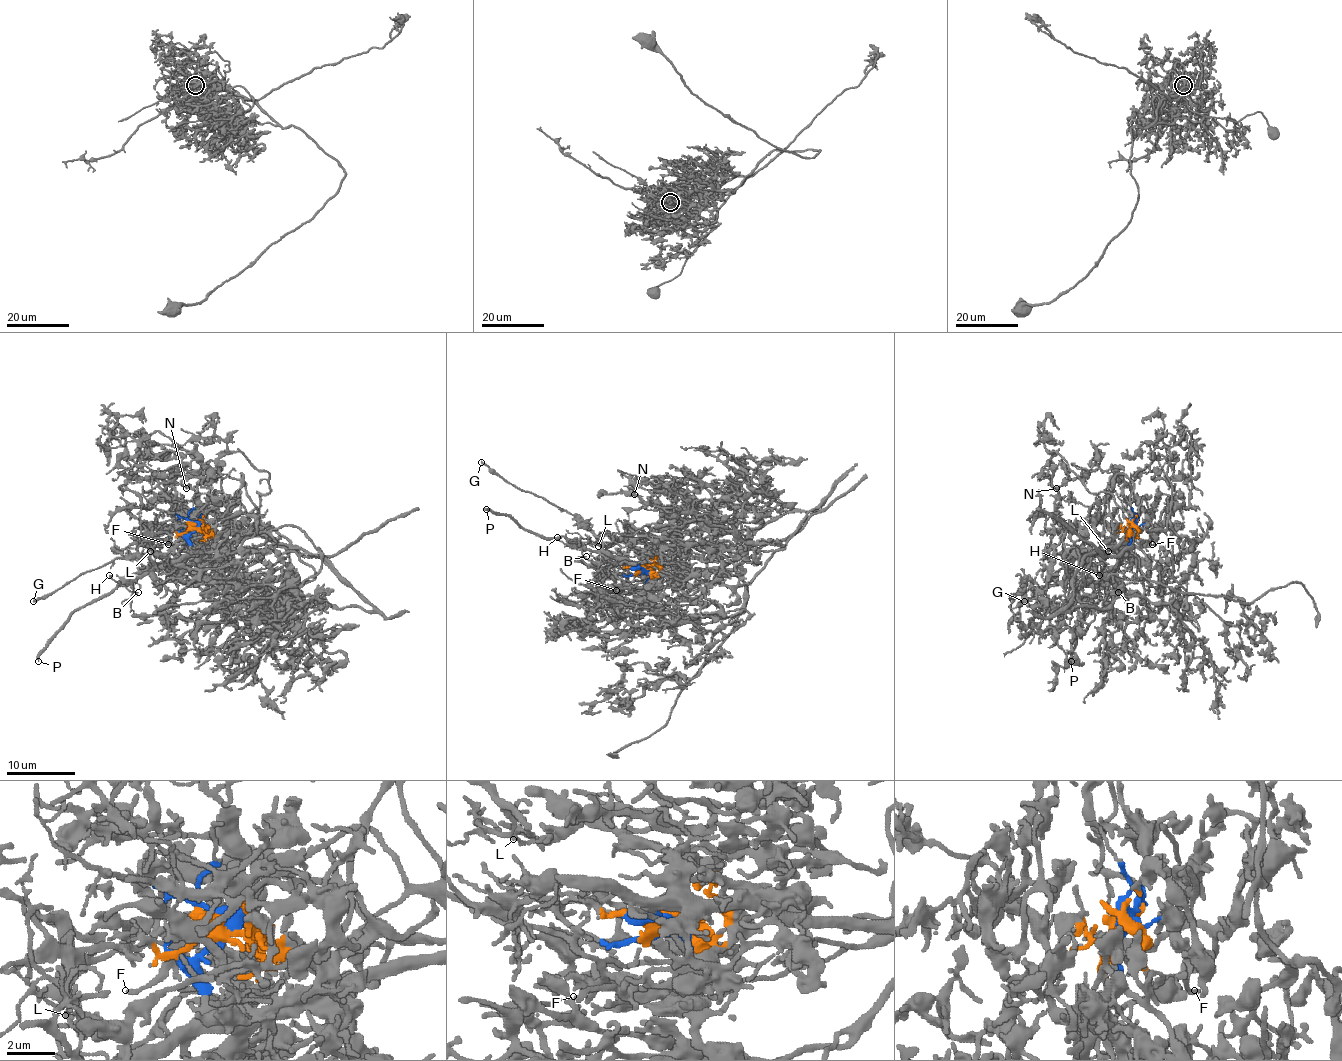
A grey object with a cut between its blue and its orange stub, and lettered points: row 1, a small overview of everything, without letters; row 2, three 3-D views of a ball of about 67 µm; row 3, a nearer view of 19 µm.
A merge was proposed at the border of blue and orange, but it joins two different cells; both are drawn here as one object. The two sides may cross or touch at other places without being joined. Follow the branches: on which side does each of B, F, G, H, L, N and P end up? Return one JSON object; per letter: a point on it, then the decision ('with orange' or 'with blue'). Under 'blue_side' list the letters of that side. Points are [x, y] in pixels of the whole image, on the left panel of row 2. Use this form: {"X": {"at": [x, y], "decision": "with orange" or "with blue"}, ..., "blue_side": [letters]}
{"B": {"at": [138, 592], "decision": "with blue"}, "F": {"at": [168, 544], "decision": "with orange"}, "G": {"at": [33, 601], "decision": "with blue"}, "H": {"at": [109, 575], "decision": "with blue"}, "L": {"at": [150, 551], "decision": "with blue"}, "N": {"at": [186, 488], "decision": "with orange"}, "P": {"at": [38, 661], "decision": "with blue"}, "blue_side": ["B", "G", "H", "L", "P"]}

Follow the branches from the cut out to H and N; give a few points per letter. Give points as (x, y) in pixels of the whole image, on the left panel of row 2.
H: (195, 524), (190, 548), (176, 560), (117, 582), (109, 575)
N: (195, 524), (220, 538), (253, 517), (268, 474), (226, 452), (186, 488)

